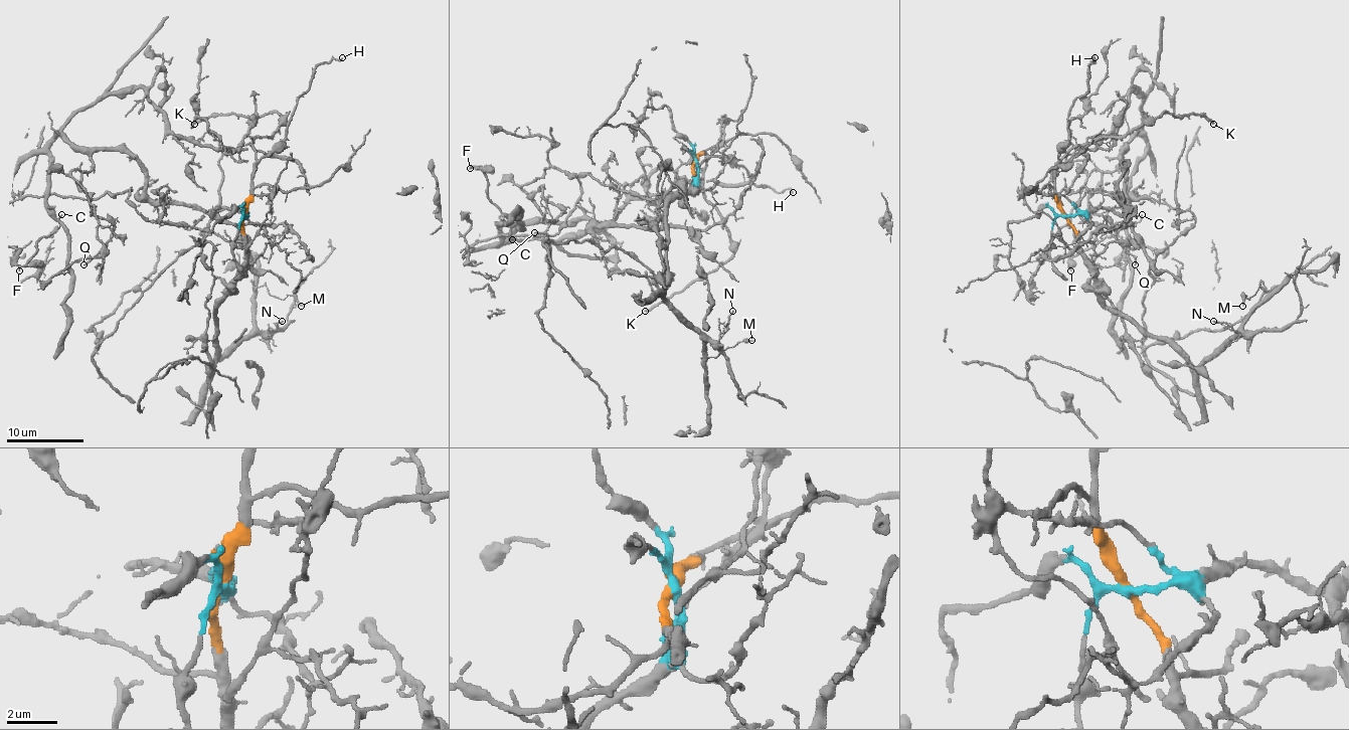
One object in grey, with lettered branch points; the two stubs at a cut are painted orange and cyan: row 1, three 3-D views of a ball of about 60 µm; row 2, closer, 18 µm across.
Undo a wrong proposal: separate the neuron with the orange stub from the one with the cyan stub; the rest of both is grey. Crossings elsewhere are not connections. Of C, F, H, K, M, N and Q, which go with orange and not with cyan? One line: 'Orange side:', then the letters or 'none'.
Orange side: H, K, M, N

